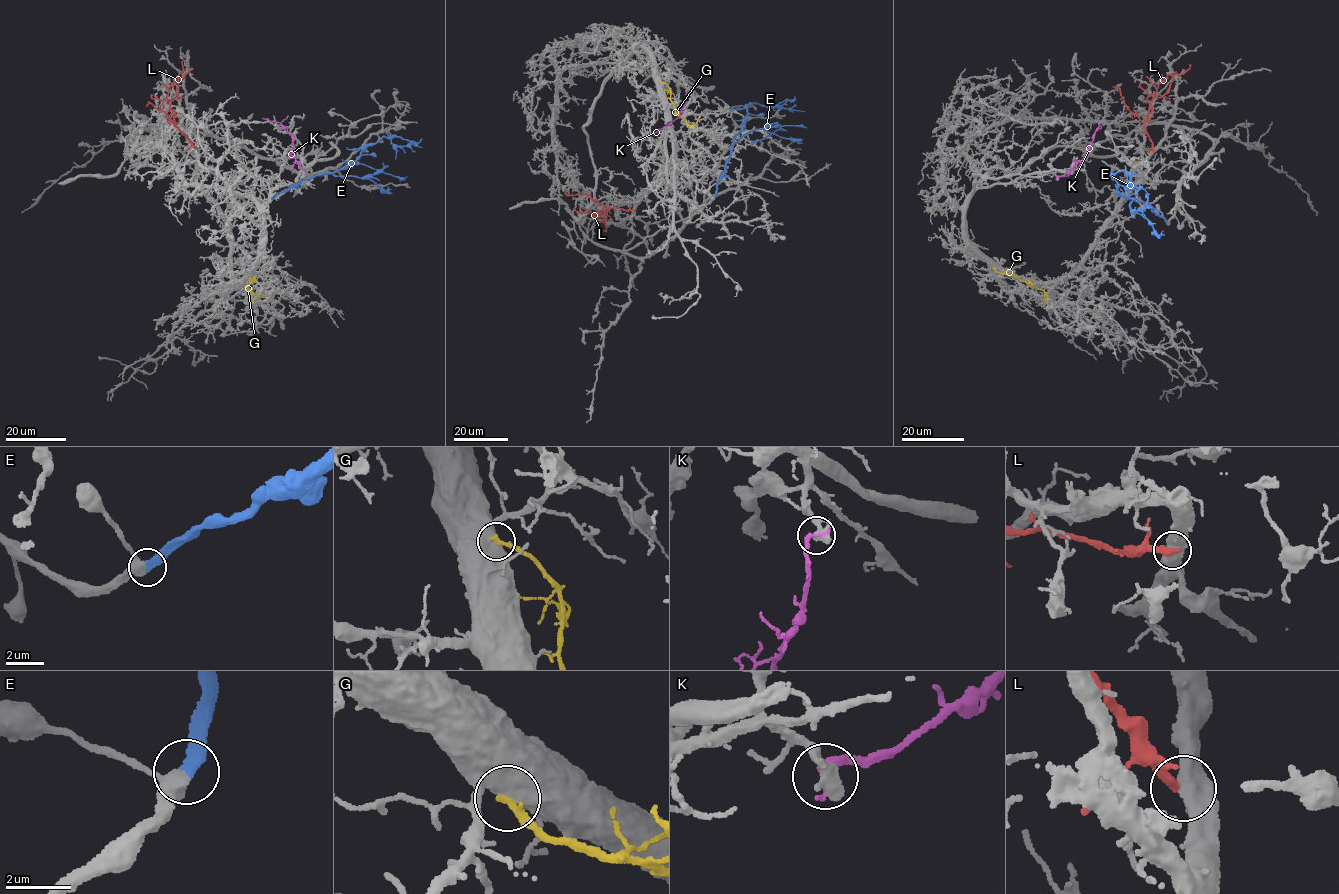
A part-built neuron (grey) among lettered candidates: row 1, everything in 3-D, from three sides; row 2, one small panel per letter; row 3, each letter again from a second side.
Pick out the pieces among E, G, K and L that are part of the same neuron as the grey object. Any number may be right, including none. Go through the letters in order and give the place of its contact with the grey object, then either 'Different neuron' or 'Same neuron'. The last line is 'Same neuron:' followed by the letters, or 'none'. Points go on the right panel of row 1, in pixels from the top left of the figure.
E: Touches grey at (1165, 221). Same neuron
G: Touches grey at (993, 268). Different neuron
K: Touches grey at (1057, 178). Different neuron
L: Touches grey at (1154, 152). Different neuron
Same neuron: E

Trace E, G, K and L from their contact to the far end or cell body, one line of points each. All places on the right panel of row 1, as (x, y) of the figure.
E: (1165, 221), (1148, 205), (1120, 194), (1112, 174), (1123, 171), (1130, 185), (1144, 189), (1149, 194)
G: (993, 268), (1043, 291), (1047, 299), (1042, 300)
K: (1056, 178), (1071, 170), (1082, 159), (1101, 123)
L: (1153, 152), (1144, 125), (1149, 104), (1152, 99), (1165, 93), (1172, 76), (1185, 71), (1188, 64)

